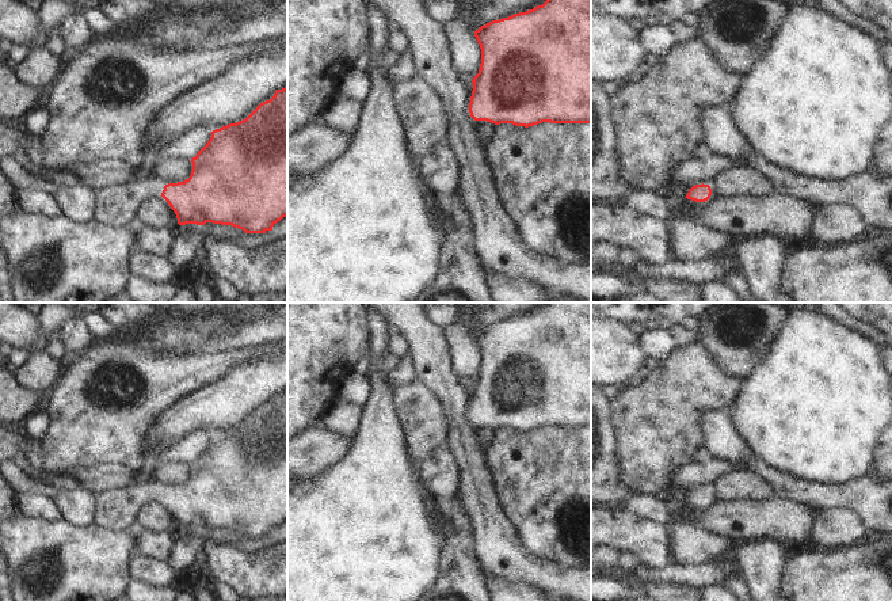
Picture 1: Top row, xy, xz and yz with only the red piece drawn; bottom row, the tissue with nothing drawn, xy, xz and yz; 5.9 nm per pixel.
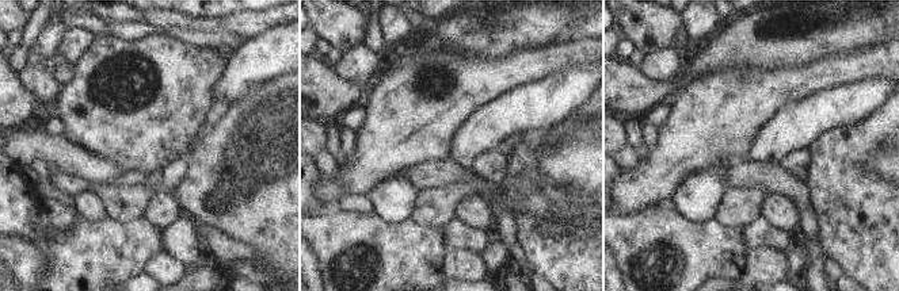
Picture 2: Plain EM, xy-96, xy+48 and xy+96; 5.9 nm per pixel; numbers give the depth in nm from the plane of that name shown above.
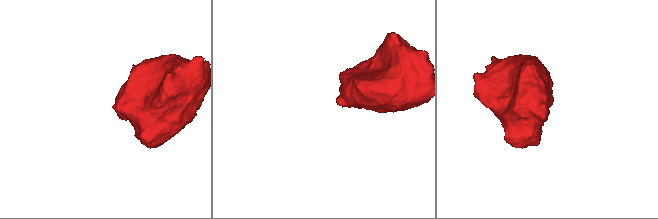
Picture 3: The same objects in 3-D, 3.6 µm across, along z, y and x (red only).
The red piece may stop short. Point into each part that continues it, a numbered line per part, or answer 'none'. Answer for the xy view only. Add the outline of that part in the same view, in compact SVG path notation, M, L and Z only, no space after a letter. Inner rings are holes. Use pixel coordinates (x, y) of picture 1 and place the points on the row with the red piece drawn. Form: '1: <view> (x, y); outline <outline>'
1: xy (119, 206); outline M152 172L141 182L98 190L96 220L114 228L137 225L141 208L152 198L161 195L164 186Z

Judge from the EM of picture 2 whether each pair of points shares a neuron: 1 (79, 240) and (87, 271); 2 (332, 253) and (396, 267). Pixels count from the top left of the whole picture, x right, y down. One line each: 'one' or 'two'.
1: one
2: one

